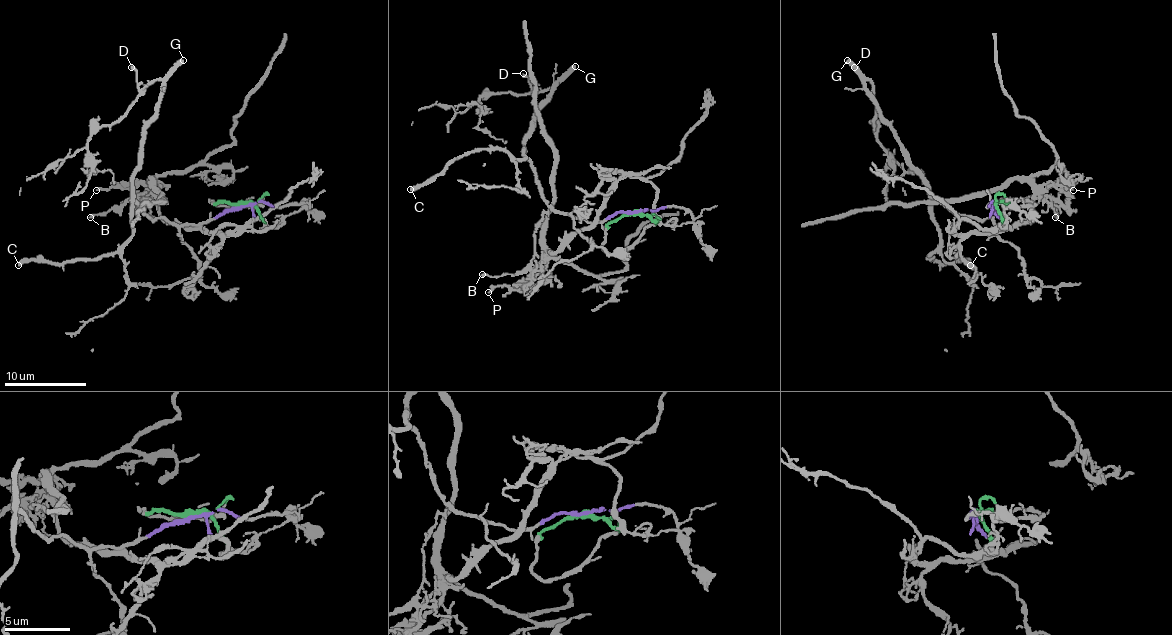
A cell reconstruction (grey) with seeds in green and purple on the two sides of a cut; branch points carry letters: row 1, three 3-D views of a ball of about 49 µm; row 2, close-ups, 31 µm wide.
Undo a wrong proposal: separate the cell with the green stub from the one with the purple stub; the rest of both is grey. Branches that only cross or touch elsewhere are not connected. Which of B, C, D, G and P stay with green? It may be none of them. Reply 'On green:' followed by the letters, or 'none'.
On green: B, P

